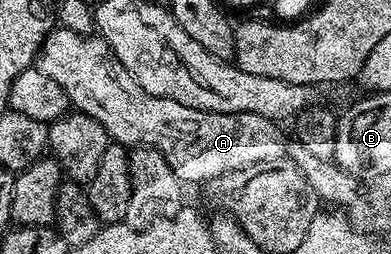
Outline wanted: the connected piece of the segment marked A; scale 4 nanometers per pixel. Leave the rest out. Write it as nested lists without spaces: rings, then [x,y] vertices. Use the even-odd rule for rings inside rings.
[[[53,28],[44,38],[34,65],[43,71],[49,81],[58,83],[58,87],[66,91],[69,102],[79,112],[97,120],[115,144],[125,147],[149,145],[158,150],[166,163],[170,163],[170,171],[178,175],[181,183],[211,182],[223,173],[233,173],[235,169],[245,169],[251,165],[263,165],[281,156],[282,143],[280,147],[280,133],[276,130],[279,128],[273,122],[253,113],[207,113],[201,109],[186,107],[182,103],[174,103],[174,99],[150,95],[138,83],[138,79],[134,79],[134,75],[126,71],[111,46],[99,35],[81,35],[72,29]]]

